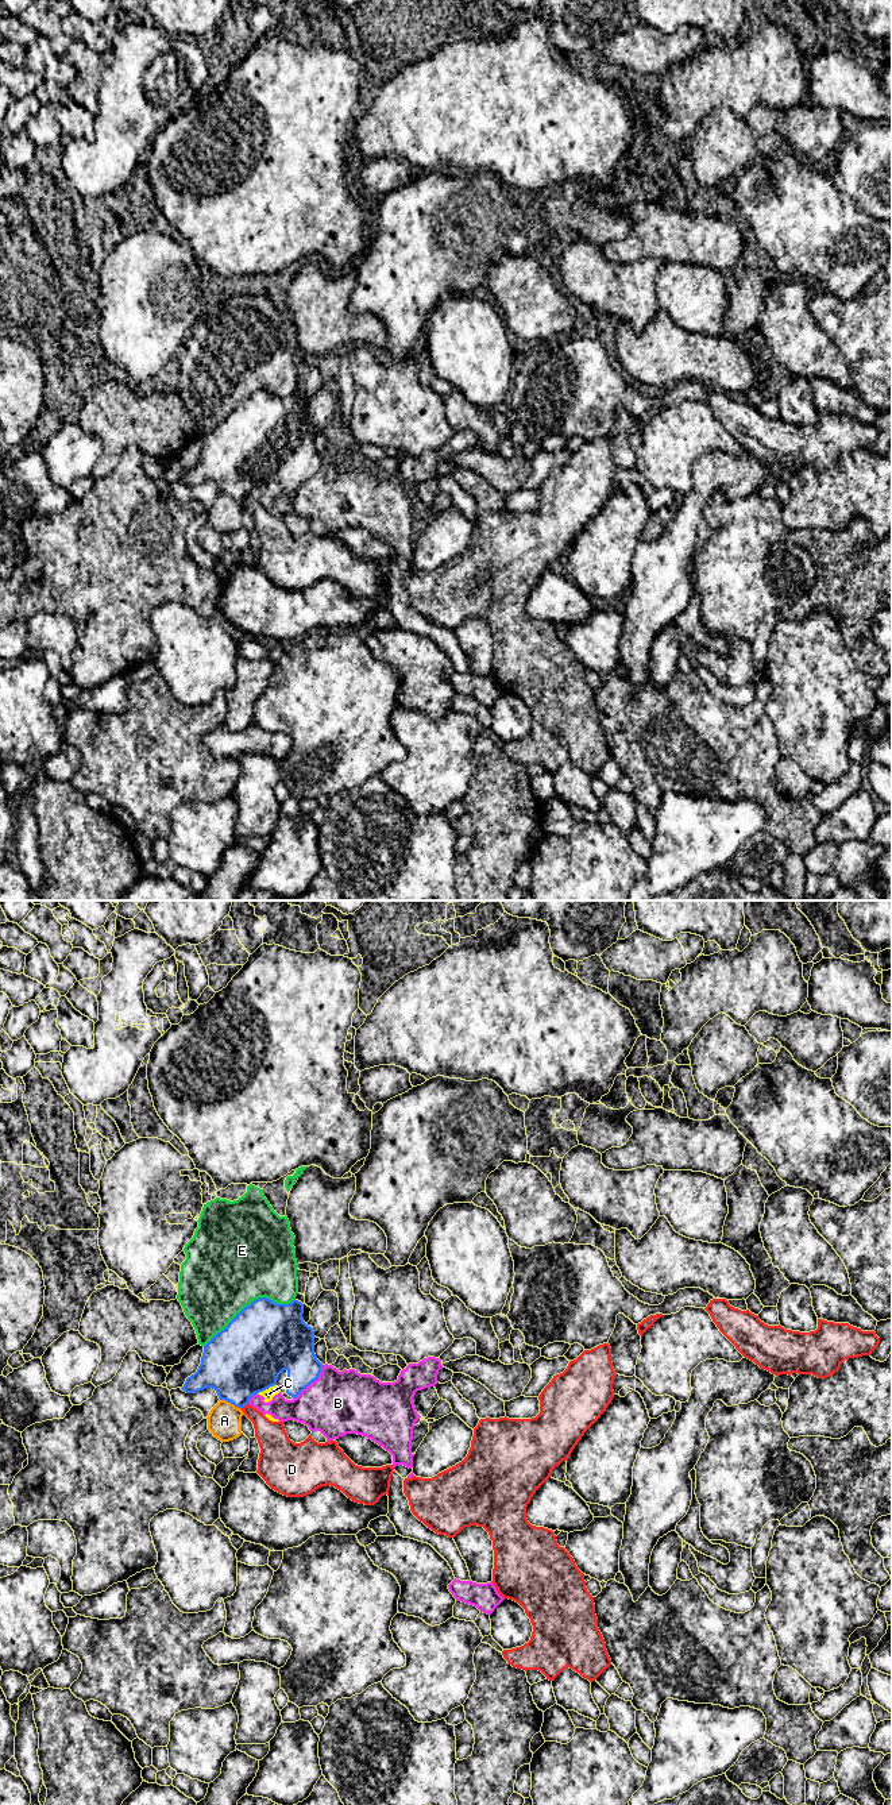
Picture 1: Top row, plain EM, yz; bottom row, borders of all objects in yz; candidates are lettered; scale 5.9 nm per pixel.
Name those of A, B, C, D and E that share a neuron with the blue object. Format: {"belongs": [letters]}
{"belongs": []}

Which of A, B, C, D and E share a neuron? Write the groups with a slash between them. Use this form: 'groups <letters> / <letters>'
groups A / B C / D / E

